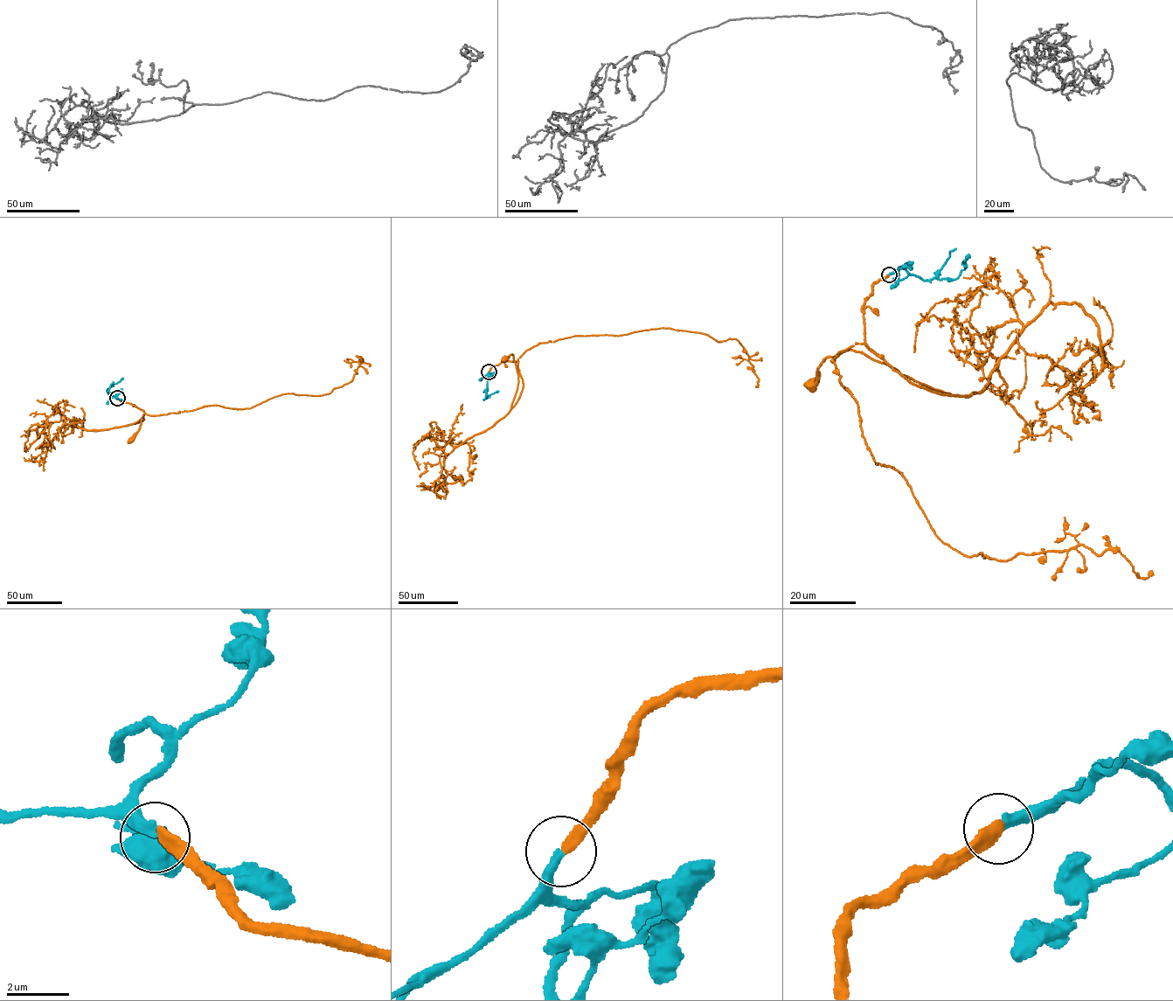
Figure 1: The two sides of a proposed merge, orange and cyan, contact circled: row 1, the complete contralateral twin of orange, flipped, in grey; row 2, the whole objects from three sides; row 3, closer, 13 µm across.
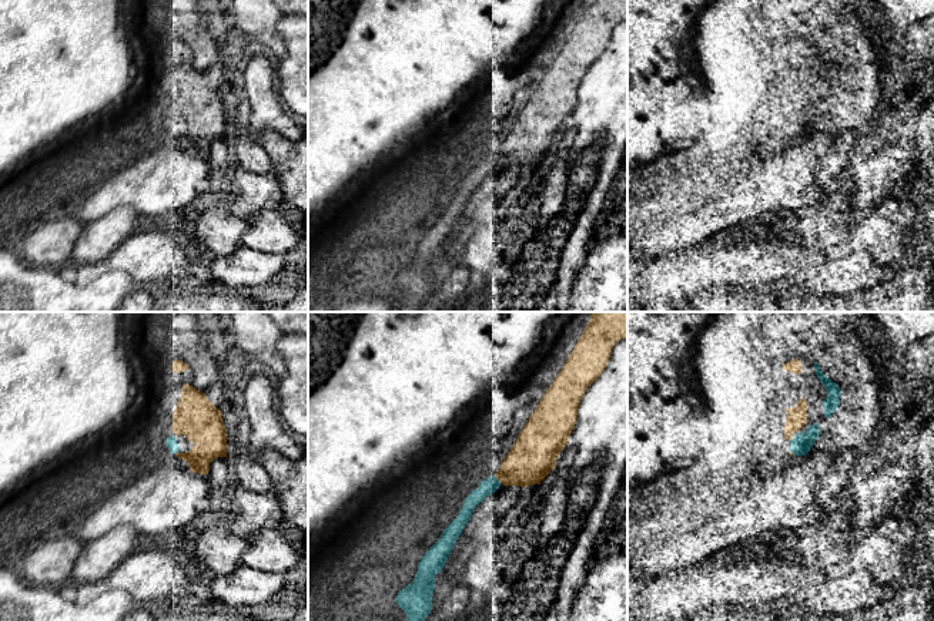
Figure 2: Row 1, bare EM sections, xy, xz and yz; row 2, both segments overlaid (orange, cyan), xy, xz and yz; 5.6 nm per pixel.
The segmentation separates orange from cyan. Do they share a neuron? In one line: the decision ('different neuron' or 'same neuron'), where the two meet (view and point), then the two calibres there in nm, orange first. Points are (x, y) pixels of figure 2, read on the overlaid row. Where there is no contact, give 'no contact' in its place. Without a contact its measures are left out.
same neuron; meets orange in xz at (498, 479); 260 nm thick on the orange side, 90 nm on the other

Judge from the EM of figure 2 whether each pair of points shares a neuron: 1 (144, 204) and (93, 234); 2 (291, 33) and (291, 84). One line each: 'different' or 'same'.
1: different
2: same

